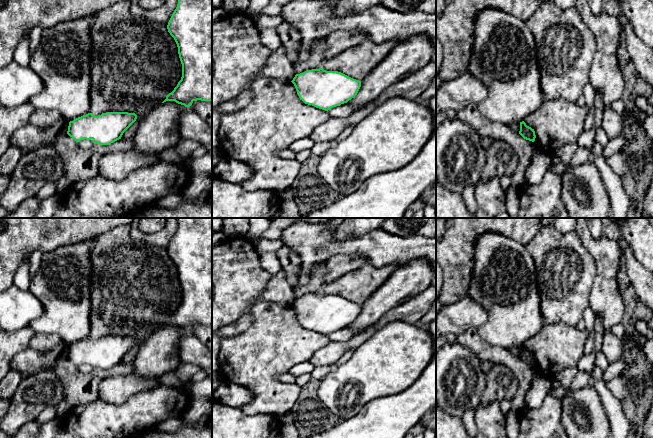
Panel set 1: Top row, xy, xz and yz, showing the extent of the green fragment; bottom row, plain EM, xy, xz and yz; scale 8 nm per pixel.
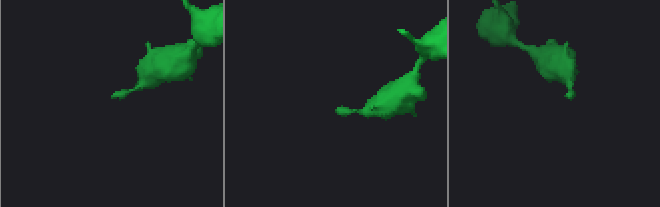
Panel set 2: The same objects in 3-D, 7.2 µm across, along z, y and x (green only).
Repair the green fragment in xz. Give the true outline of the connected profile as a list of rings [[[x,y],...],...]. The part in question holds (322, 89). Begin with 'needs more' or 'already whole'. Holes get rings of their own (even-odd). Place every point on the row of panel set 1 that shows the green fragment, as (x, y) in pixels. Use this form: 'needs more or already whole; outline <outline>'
already whole; outline [[[323,68],[296,74],[291,82],[300,100],[325,111],[347,103],[357,95],[361,87],[361,81]]]

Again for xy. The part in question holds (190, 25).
already whole; outline [[[178,0],[167,29],[178,47],[178,54],[182,64],[182,77],[162,103],[175,101],[185,107],[190,107],[197,100],[212,101],[212,0]]]

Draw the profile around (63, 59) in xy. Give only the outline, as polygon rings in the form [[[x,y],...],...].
[[[94,15],[59,23],[42,30],[41,43],[30,56],[29,67],[36,72],[44,83],[42,91],[30,98],[36,110],[54,110],[70,122],[90,113],[91,54],[93,41],[90,26]]]

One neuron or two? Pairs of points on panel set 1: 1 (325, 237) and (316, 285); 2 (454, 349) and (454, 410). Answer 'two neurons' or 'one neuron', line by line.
1: two neurons
2: one neuron

